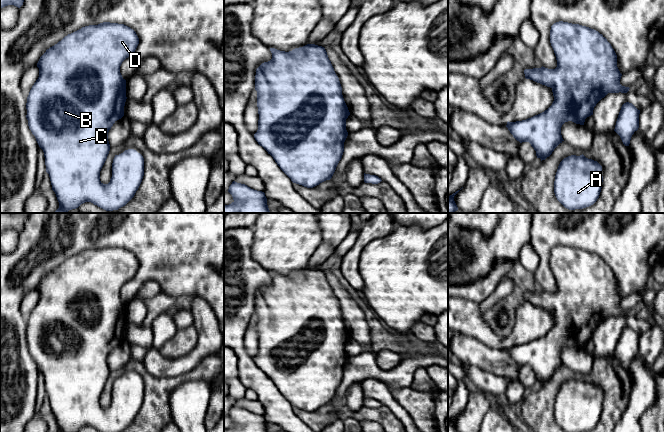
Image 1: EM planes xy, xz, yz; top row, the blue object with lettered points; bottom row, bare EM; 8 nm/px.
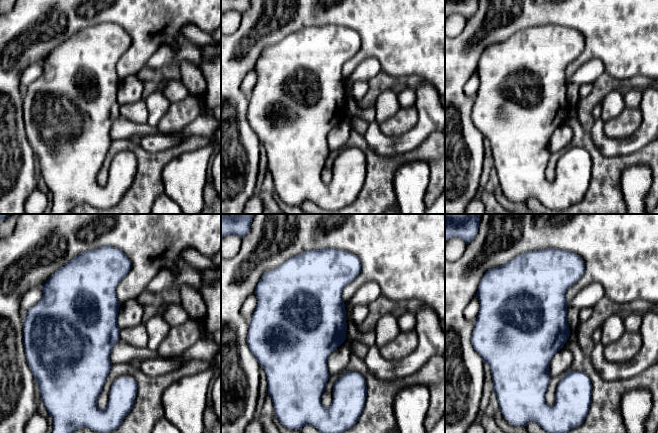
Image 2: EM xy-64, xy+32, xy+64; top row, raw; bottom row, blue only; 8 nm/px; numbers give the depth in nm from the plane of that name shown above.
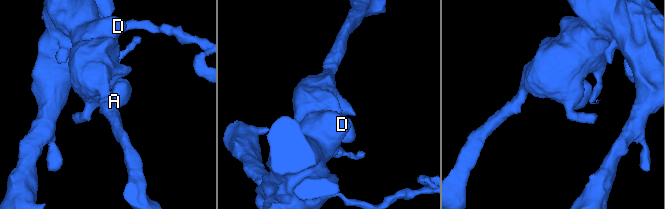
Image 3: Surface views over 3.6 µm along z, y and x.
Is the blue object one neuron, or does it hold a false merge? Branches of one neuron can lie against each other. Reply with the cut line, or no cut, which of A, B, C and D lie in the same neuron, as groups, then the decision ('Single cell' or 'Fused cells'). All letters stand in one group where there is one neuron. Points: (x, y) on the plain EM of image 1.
No split. Groups: A B C D. Single cell

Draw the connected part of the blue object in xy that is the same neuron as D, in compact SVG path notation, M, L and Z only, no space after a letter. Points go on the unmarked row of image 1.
M103 246L98 249L89 249L68 258L61 265L46 274L40 281L37 291L39 292L39 301L32 310L27 321L26 333L28 350L32 358L35 360L39 371L44 376L46 396L49 398L52 414L55 416L59 426L59 432L78 432L85 426L91 426L100 432L121 432L125 430L135 419L144 400L144 382L134 373L125 374L119 379L115 379L112 387L112 401L108 408L103 408L100 405L100 395L107 383L110 375L108 365L108 356L113 348L124 340L124 330L126 326L126 304L120 297L122 286L132 279L139 268L139 262L136 256L124 248Z

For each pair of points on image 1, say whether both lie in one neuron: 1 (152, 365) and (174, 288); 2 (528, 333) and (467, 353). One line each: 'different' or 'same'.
1: different
2: different

